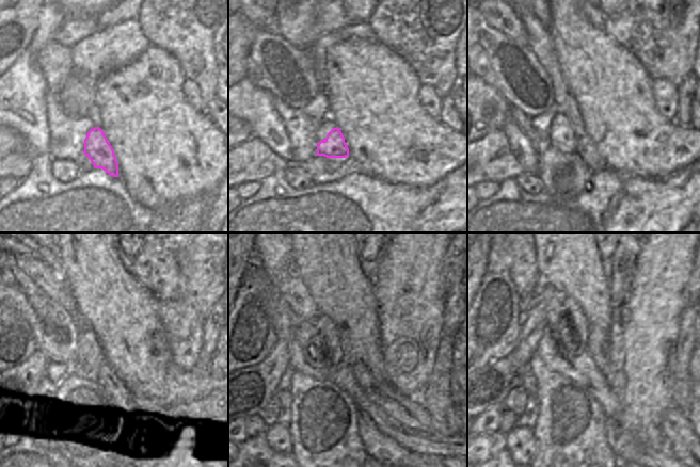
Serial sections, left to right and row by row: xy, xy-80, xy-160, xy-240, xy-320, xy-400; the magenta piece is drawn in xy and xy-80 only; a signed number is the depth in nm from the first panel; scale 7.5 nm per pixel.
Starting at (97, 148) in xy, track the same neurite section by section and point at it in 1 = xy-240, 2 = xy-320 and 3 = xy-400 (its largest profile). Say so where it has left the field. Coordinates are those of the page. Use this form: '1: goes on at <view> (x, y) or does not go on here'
1: goes on at xy-240 (89, 340)
2: goes on at xy-320 (331, 333)
3: goes on at xy-400 (573, 326)

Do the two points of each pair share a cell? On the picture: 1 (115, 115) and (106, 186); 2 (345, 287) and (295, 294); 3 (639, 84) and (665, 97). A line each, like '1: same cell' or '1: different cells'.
1: different cells
2: different cells
3: different cells

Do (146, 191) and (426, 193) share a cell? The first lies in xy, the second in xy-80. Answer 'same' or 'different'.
different

